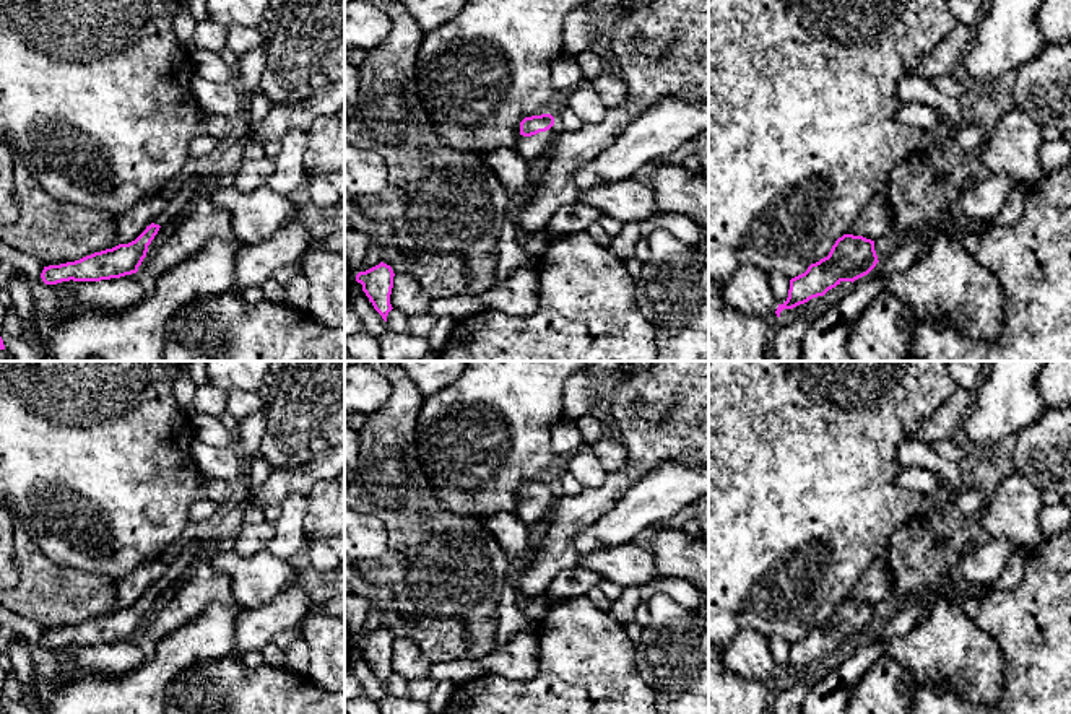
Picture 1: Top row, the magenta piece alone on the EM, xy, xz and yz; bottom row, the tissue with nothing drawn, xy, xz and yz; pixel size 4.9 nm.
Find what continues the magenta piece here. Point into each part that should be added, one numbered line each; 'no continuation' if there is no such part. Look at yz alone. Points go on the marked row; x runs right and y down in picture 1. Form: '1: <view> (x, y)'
no continuation

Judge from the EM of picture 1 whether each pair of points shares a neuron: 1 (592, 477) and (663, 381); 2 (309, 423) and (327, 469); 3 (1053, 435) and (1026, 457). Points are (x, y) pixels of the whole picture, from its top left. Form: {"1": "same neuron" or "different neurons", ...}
{"1": "different neurons", "2": "different neurons", "3": "same neuron"}

